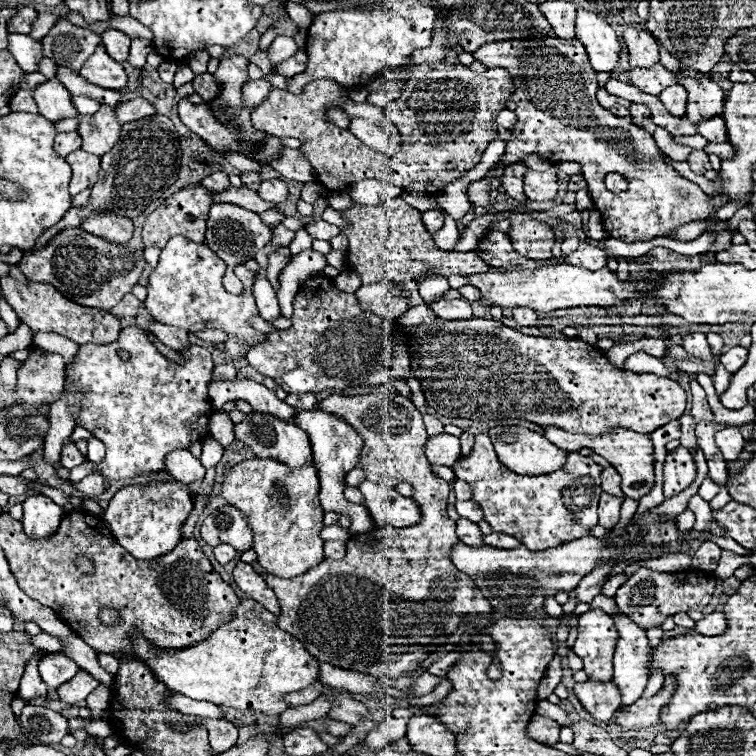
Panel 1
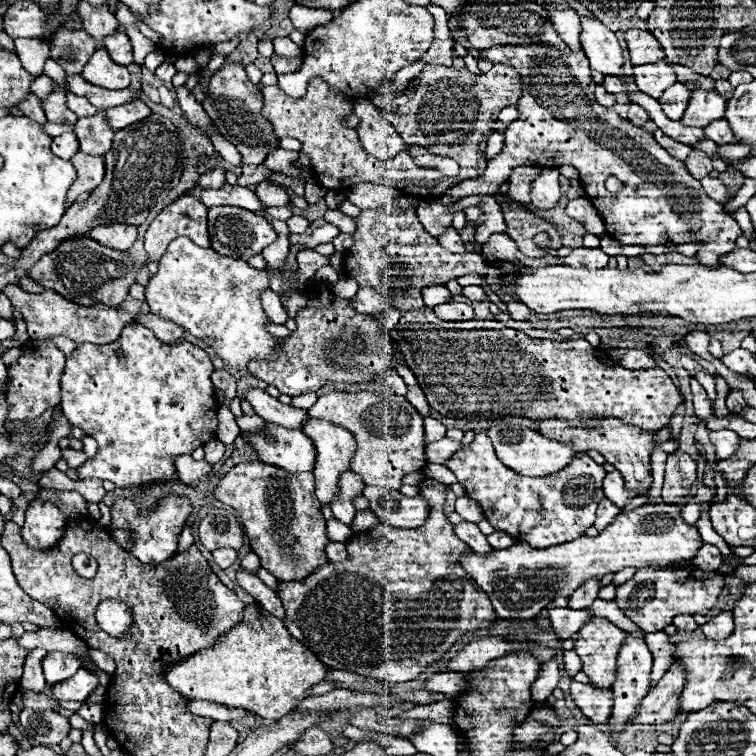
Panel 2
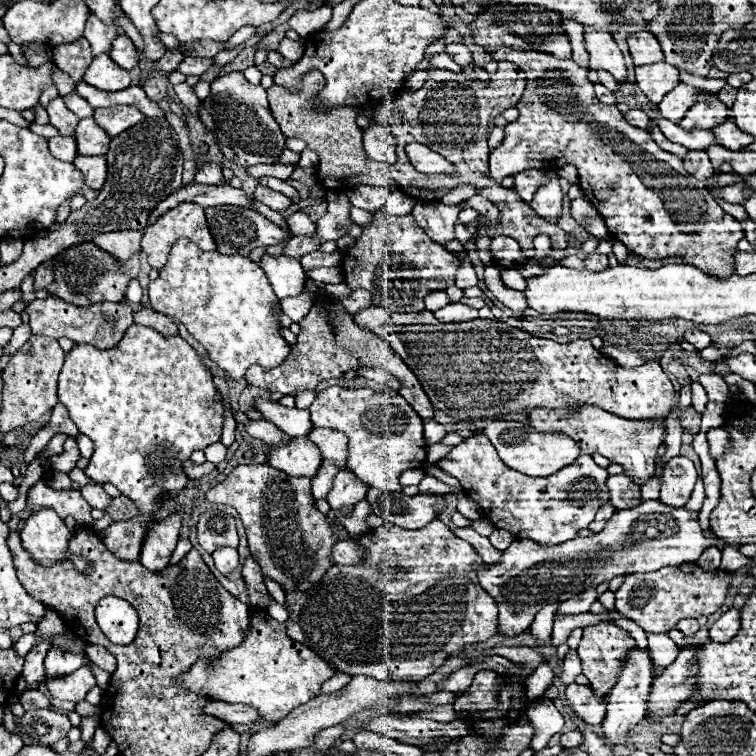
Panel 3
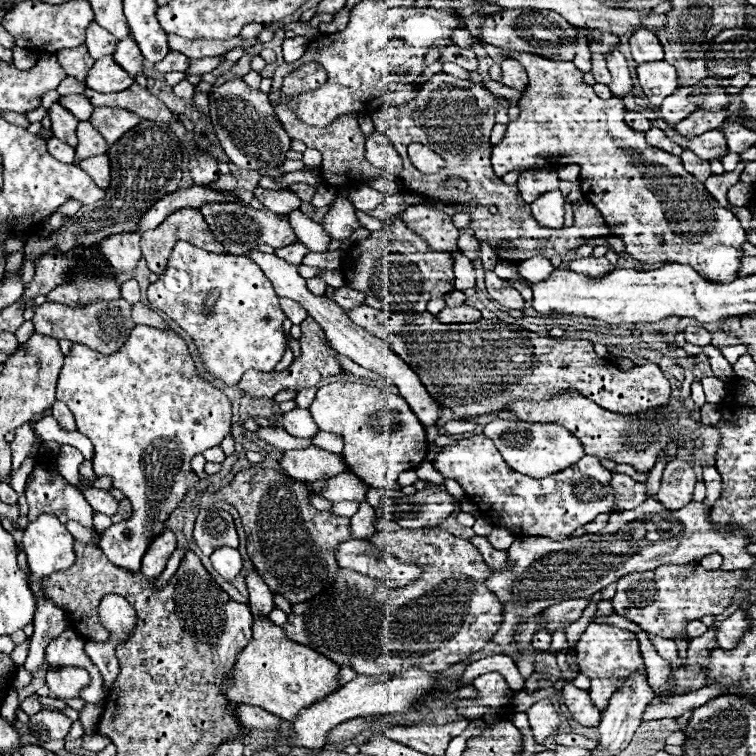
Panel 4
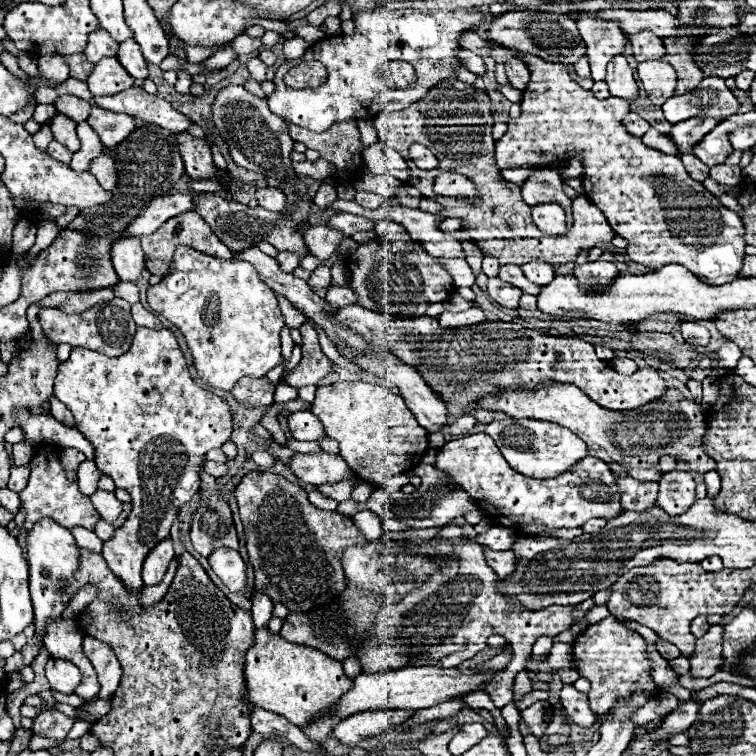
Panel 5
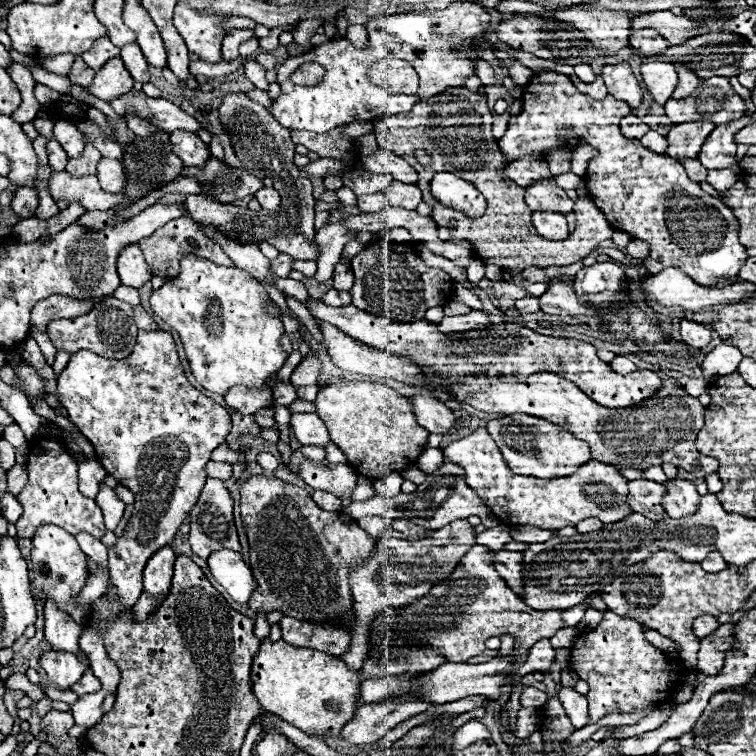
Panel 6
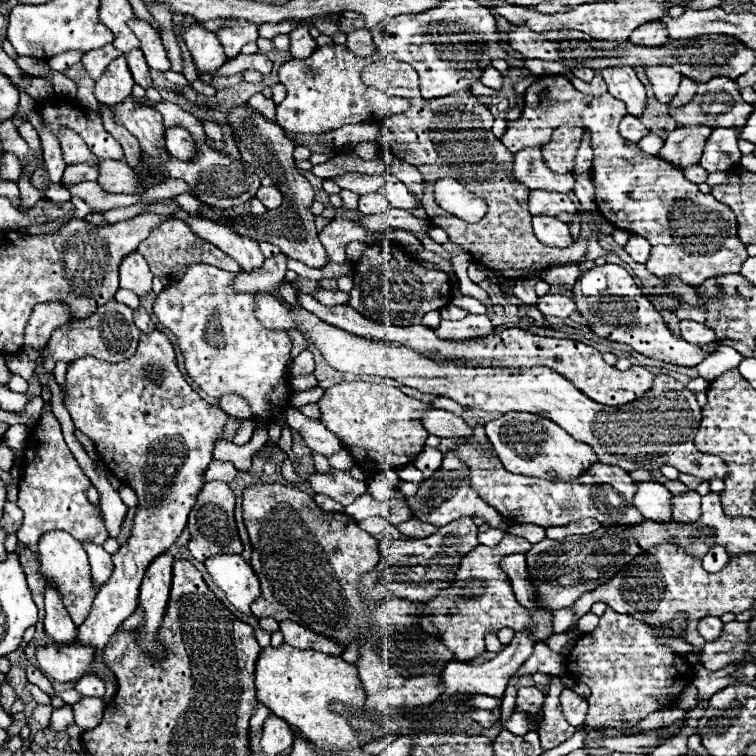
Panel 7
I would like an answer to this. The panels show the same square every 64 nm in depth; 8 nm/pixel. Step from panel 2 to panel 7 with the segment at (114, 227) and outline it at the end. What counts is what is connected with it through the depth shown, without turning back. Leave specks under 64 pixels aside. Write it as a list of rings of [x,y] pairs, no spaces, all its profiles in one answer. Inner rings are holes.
[[[132,252],[122,260],[122,264],[120,264],[120,288],[132,290],[140,298],[144,298],[152,292],[152,278],[154,276],[152,276],[146,260],[138,252]]]

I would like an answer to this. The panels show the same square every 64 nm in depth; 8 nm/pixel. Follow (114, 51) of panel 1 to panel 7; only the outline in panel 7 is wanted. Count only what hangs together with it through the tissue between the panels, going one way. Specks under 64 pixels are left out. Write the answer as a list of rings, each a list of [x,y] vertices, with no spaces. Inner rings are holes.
[[[132,50],[130,54],[126,54],[126,60],[128,60],[128,66],[132,70],[132,76],[134,76],[134,82],[140,84],[142,88],[150,88],[152,86],[152,80],[150,80],[150,68],[144,60],[144,54],[140,50]]]

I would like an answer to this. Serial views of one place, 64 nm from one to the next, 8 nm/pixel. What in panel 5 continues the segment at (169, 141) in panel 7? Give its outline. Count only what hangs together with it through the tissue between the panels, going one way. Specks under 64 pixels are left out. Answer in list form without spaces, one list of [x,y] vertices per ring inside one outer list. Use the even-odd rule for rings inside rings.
[[[180,132],[176,134],[176,144],[178,144],[178,152],[184,160],[184,166],[190,178],[208,180],[216,172],[210,146],[204,140],[194,138],[188,132]]]

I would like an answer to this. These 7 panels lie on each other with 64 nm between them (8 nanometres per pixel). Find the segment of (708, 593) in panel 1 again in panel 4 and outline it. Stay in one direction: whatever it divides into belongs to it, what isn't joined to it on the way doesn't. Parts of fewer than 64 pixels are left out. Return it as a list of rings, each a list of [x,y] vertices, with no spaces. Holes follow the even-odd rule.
[[[664,564],[656,570],[650,570],[650,572],[632,572],[628,576],[622,576],[618,580],[618,590],[612,598],[612,608],[614,608],[614,614],[618,616],[624,616],[636,624],[640,624],[646,632],[650,634],[658,634],[662,638],[668,638],[668,640],[676,640],[676,638],[682,638],[682,640],[690,640],[684,626],[690,622],[690,620],[698,620],[706,614],[722,614],[734,600],[734,594],[738,592],[738,586],[742,584],[742,580],[748,578],[748,572],[740,572],[740,570],[716,570],[716,572],[708,572],[704,568],[700,568],[700,564]]]

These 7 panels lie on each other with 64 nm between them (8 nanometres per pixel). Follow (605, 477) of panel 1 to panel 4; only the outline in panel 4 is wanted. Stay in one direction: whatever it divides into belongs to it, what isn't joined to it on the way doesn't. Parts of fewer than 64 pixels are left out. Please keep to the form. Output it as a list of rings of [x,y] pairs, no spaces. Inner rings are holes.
[[[614,474],[610,484],[616,492],[614,494],[616,510],[632,510],[632,508],[638,508],[640,504],[644,504],[644,500],[648,500],[646,484],[636,482],[634,478],[630,478],[626,474]]]

